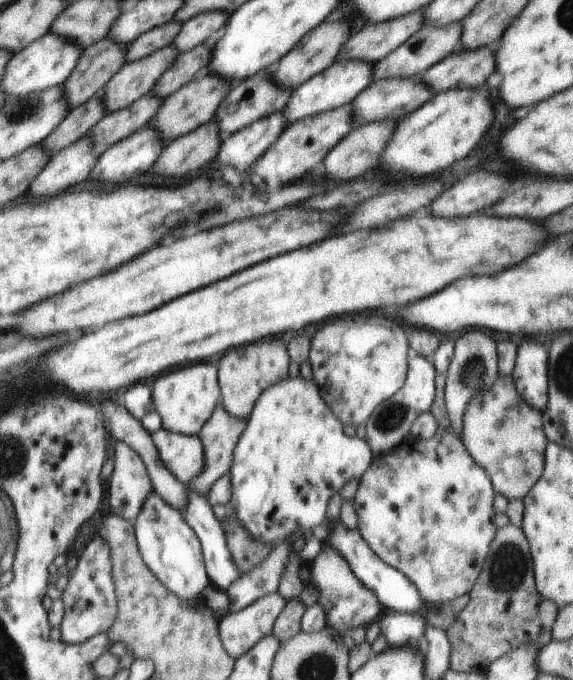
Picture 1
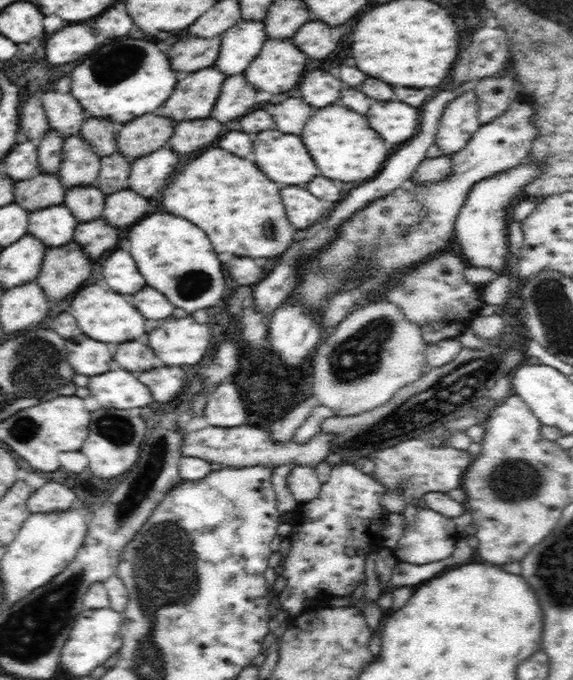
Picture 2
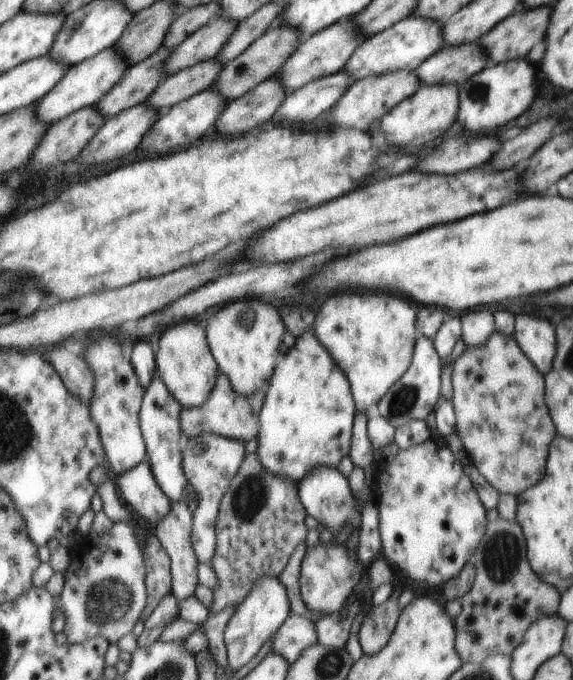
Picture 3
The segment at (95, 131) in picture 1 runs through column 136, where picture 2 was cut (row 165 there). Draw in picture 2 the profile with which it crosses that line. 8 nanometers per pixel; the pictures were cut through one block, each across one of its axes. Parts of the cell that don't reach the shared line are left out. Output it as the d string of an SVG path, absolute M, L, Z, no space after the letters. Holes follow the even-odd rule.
M119 152L100 157L100 170L94 185L106 195L128 189L132 162Z

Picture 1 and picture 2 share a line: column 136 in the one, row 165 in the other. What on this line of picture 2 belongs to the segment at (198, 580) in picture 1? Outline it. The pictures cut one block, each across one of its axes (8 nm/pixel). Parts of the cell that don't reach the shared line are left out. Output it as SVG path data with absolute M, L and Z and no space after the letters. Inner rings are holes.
M527 161L506 169L501 173L493 174L476 185L472 185L466 195L465 203L460 209L454 226L454 243L469 266L506 270L509 257L509 241L507 239L508 220L507 212L510 201L514 202L526 184L540 176L540 167L534 161Z

